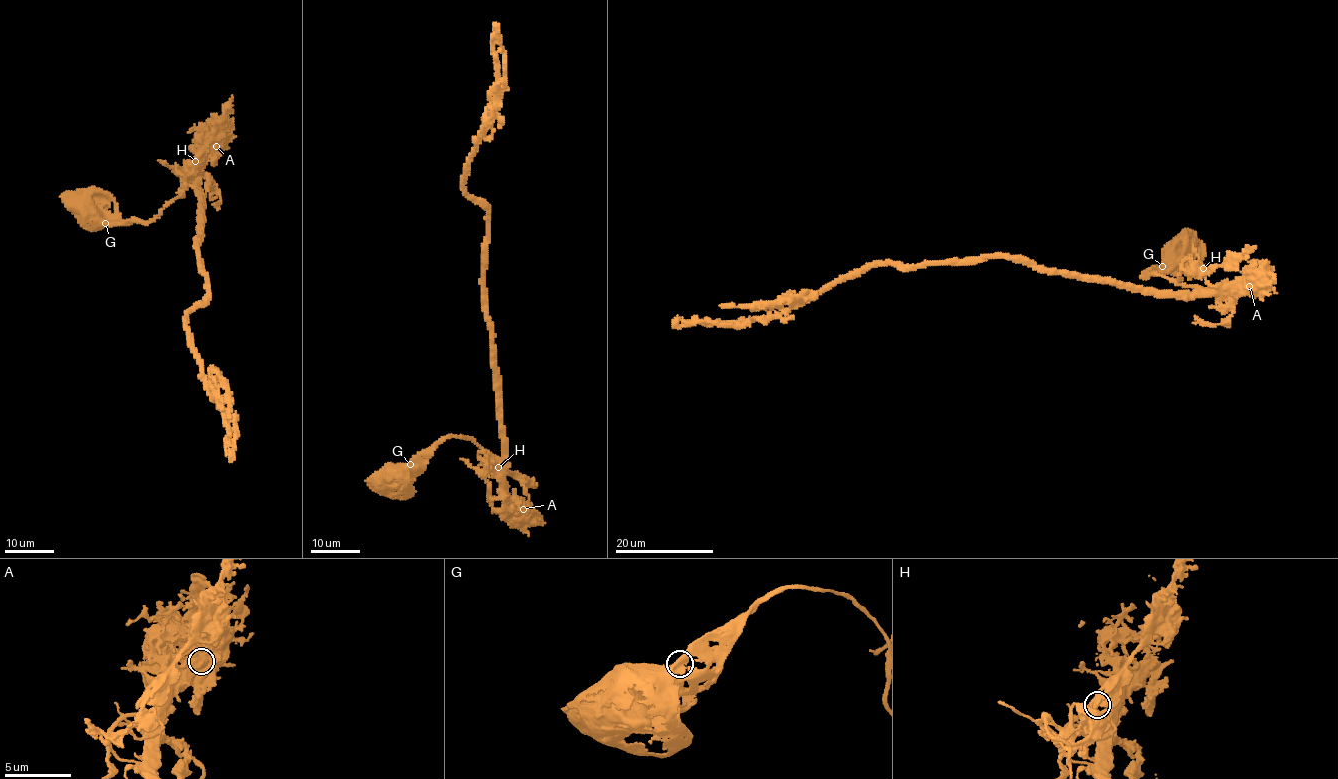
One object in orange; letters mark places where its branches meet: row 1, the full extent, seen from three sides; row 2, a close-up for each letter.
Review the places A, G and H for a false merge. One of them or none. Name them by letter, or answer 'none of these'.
A

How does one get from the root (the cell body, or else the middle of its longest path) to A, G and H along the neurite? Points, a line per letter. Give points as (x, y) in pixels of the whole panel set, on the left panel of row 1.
A: (80, 203), (111, 223), (154, 221), (167, 204), (183, 195), (181, 175), (187, 167), (204, 161), (216, 146)
G: (80, 203), (90, 206), (105, 223)
H: (80, 203), (111, 223), (154, 221), (183, 195), (181, 175), (187, 167), (201, 171), (190, 172), (195, 161)

